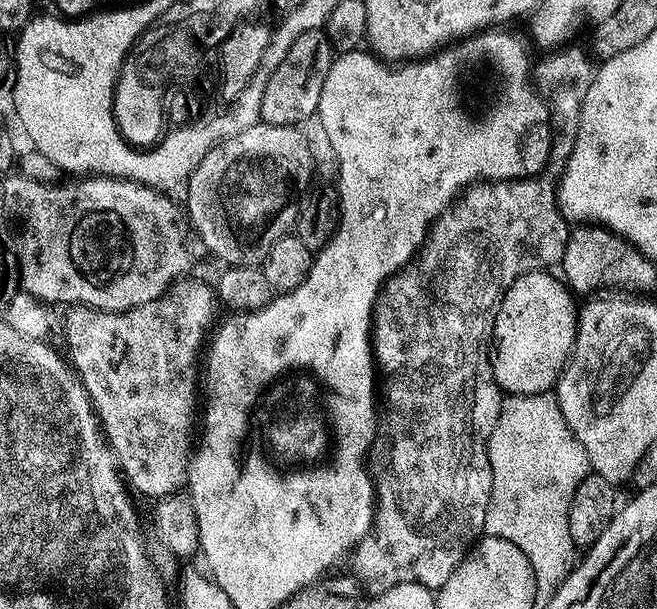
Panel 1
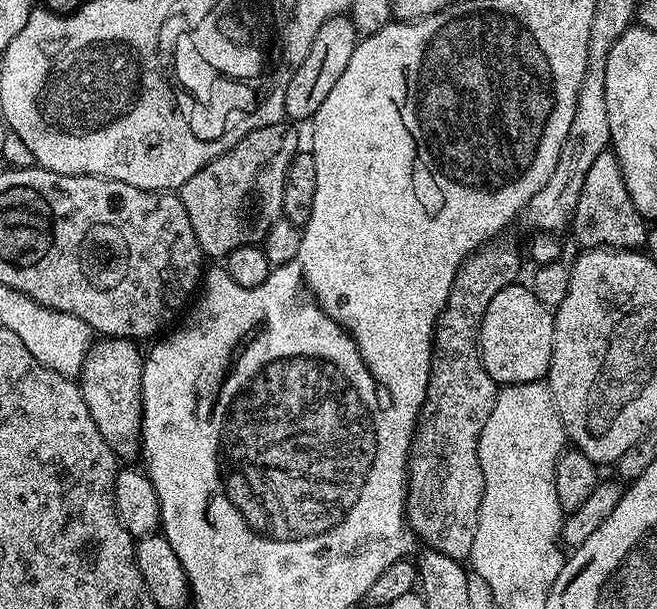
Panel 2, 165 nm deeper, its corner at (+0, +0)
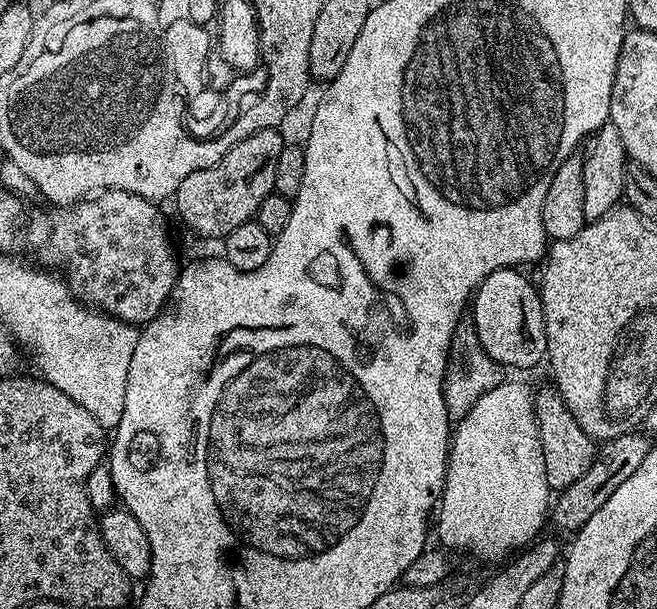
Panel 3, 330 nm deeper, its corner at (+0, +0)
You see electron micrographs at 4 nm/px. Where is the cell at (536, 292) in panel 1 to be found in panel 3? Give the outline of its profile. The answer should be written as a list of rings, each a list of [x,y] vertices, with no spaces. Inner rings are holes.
[[[499,268],[480,283],[470,301],[470,319],[490,358],[505,369],[532,368],[548,355],[544,311],[537,285],[516,268]]]

